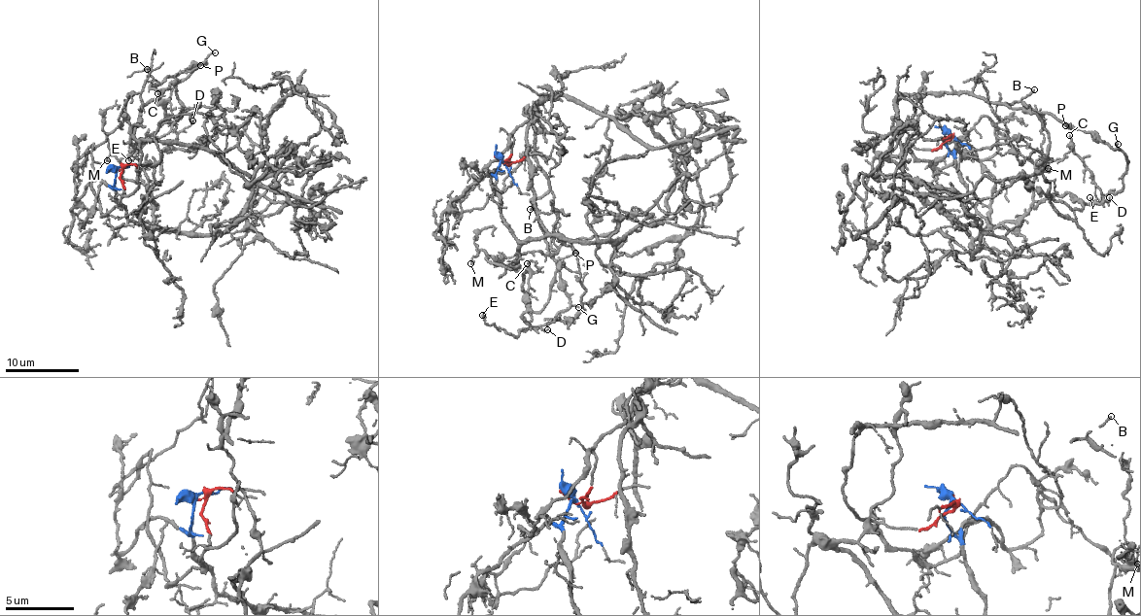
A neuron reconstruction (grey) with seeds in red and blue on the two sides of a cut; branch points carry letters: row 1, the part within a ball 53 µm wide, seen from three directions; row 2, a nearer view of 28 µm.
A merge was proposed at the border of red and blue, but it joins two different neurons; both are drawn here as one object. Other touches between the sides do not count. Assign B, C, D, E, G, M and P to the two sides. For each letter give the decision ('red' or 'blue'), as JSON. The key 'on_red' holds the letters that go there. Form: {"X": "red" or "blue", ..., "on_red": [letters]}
{"B": "red", "C": "blue", "D": "blue", "E": "red", "G": "red", "M": "blue", "P": "red", "on_red": ["B", "E", "G", "P"]}

